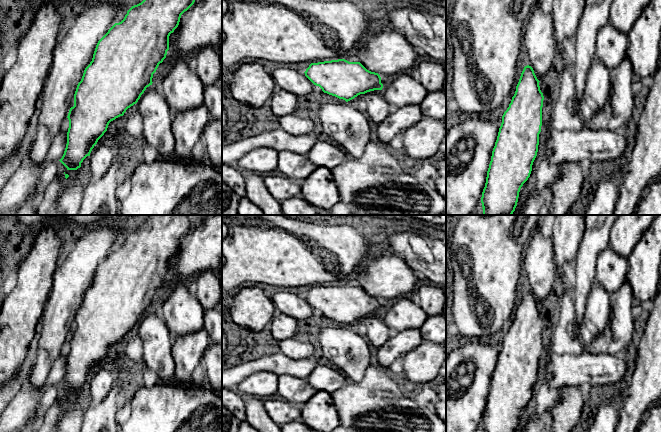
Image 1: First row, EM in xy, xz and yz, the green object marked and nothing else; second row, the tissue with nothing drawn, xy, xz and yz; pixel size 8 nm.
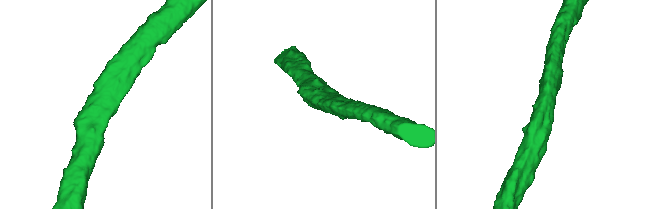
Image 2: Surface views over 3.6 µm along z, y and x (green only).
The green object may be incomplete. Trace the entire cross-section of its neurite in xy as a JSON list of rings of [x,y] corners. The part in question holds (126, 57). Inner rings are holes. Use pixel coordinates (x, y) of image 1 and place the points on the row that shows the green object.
[[[143,0],[132,6],[124,19],[115,23],[98,41],[92,61],[85,68],[81,81],[74,94],[74,106],[68,113],[69,128],[67,144],[59,160],[67,170],[77,170],[90,153],[98,140],[107,131],[108,125],[116,118],[123,116],[128,108],[138,102],[147,87],[152,85],[153,74],[166,58],[169,50],[169,36],[178,27],[181,15],[187,11],[195,0]]]

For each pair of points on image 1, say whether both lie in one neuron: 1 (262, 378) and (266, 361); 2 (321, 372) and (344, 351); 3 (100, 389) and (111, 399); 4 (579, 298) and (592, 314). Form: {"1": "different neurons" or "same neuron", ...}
{"1": "different neurons", "2": "different neurons", "3": "different neurons", "4": "different neurons"}

